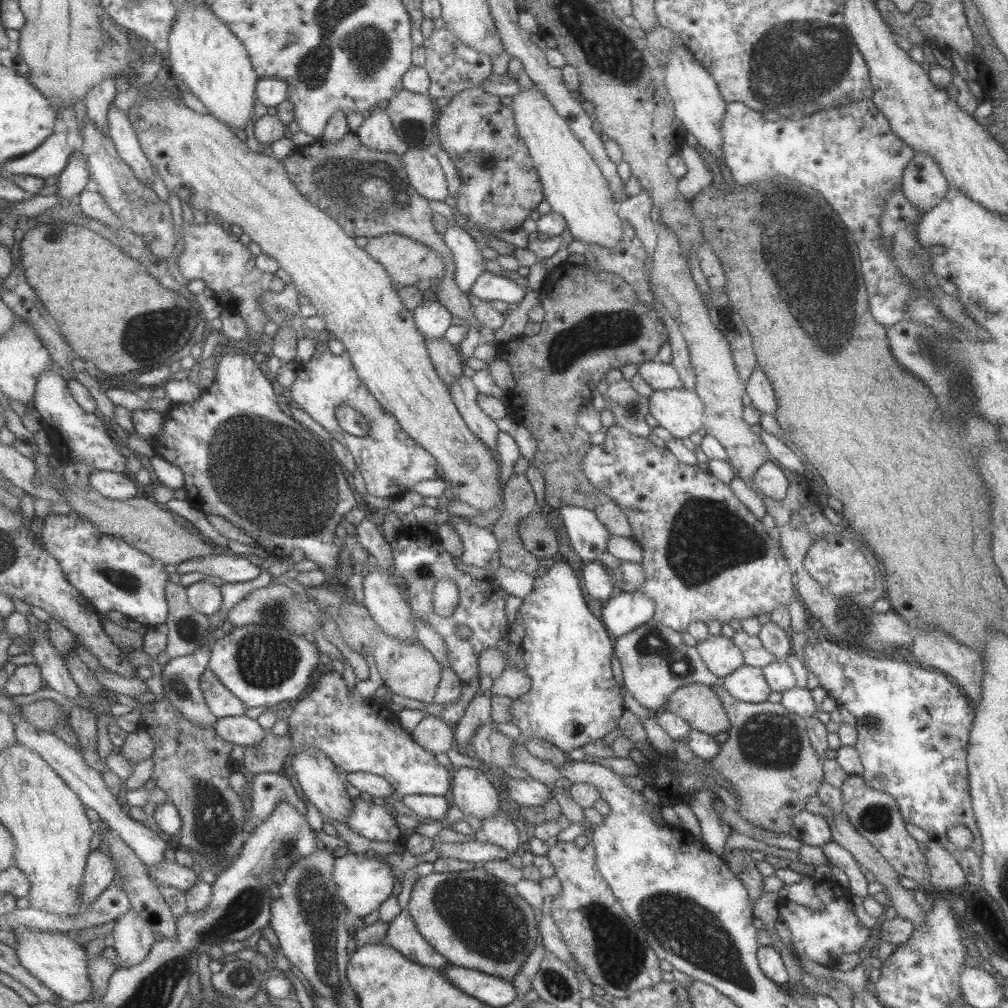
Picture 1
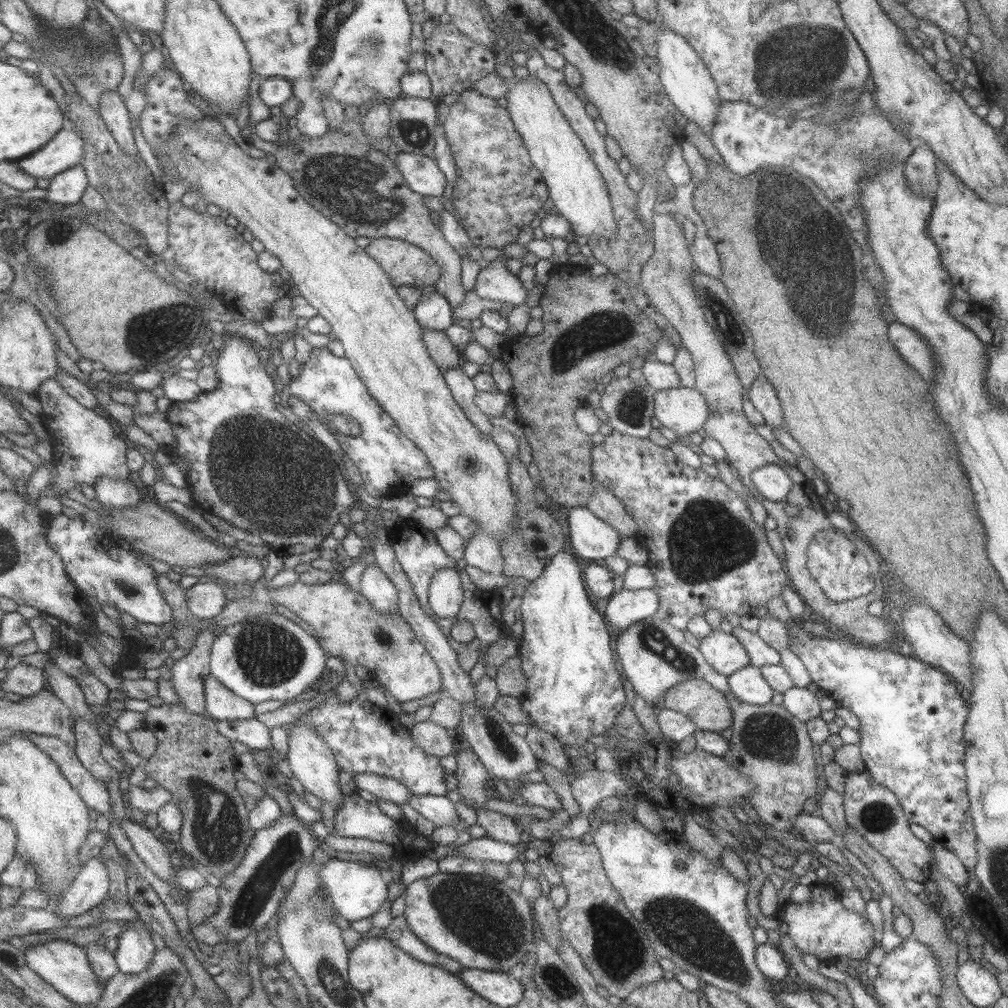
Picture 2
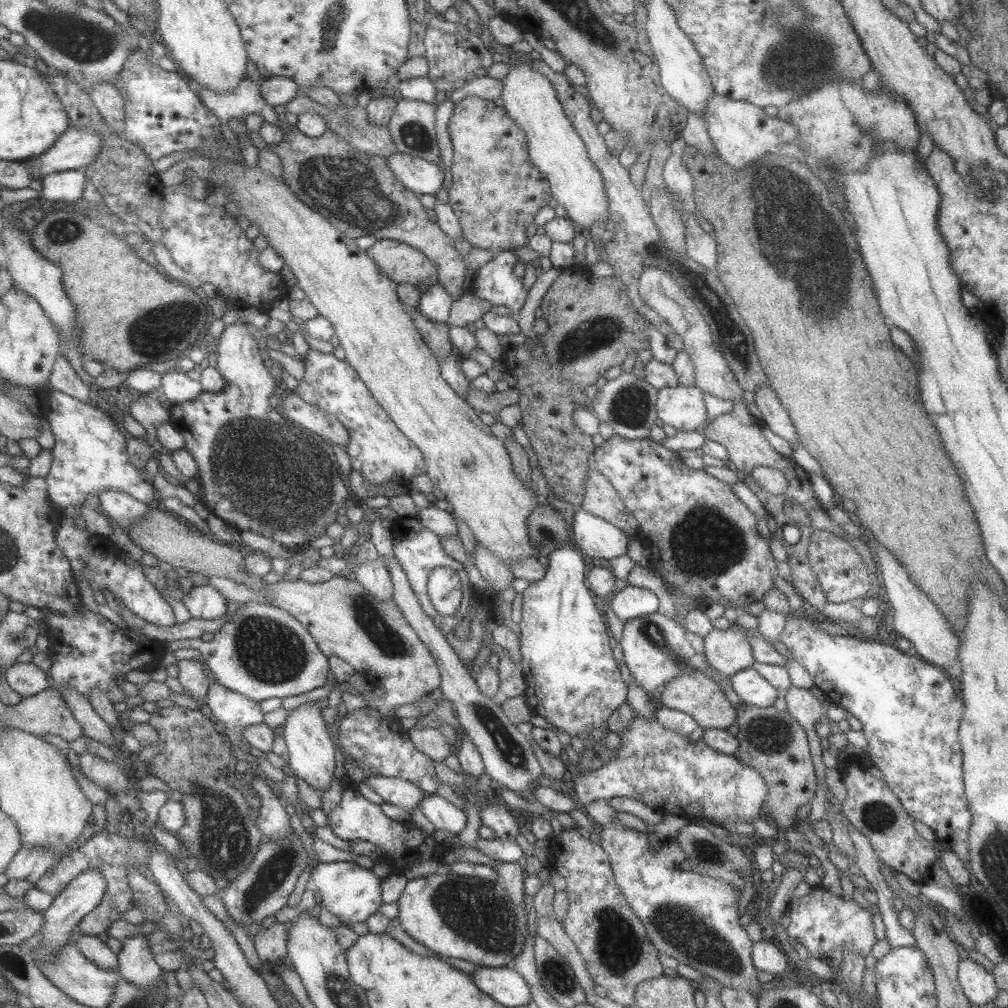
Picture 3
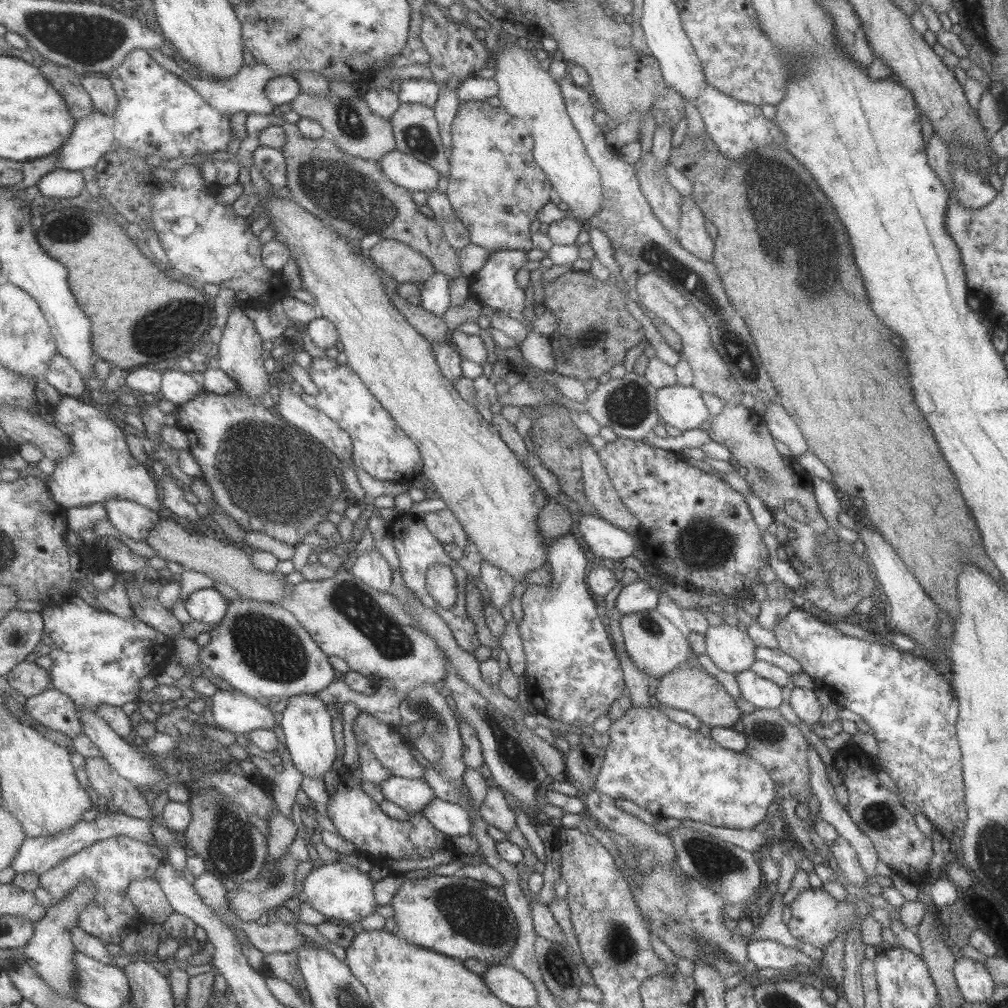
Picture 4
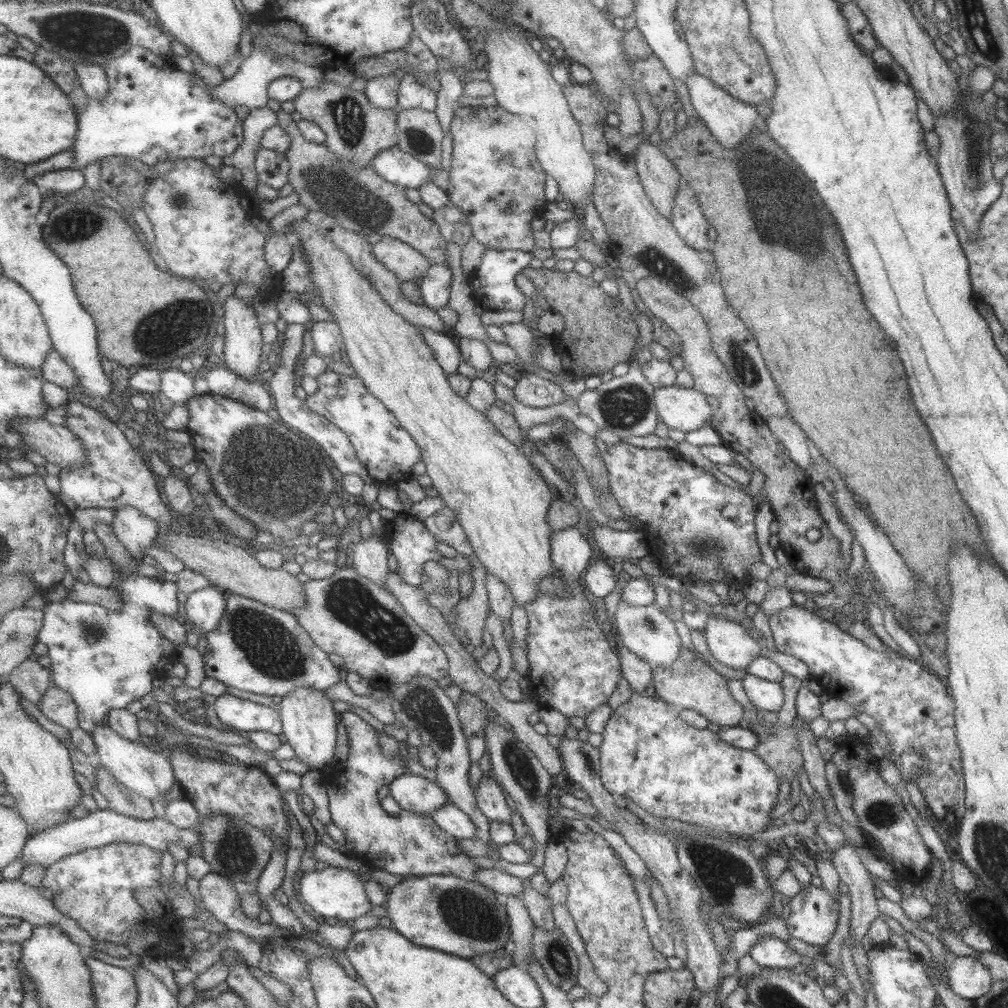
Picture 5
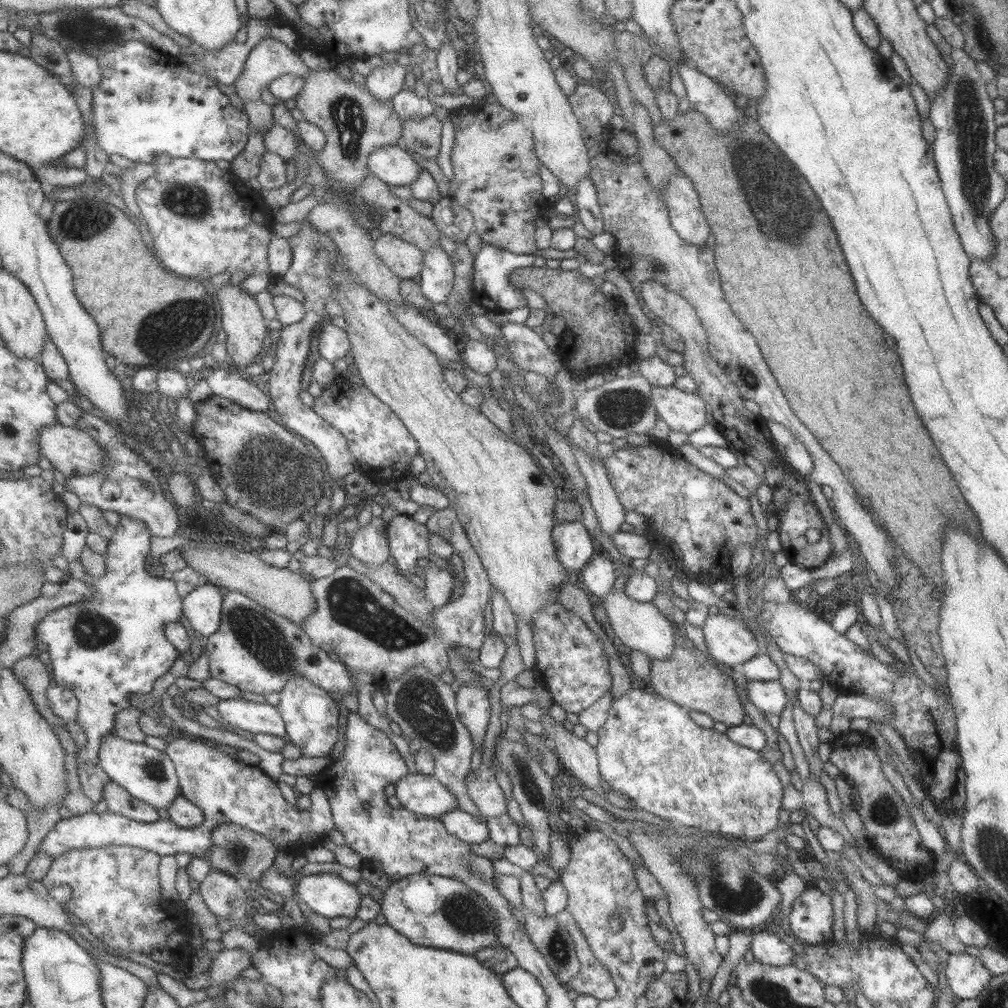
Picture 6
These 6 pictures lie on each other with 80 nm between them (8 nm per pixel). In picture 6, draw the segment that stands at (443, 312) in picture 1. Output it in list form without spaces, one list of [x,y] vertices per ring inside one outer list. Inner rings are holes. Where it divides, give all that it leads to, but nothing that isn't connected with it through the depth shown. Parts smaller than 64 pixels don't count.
[[[432,246],[422,257],[423,268],[416,279],[422,295],[433,304],[445,302],[454,281],[452,261],[440,246]]]

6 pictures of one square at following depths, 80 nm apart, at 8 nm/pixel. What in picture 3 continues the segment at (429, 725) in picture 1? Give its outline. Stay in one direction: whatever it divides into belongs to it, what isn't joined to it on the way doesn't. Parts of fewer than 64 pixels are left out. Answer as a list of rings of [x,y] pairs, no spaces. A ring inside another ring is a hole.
[[[413,726],[406,729],[406,733],[411,739],[413,746],[434,761],[442,761],[451,753],[448,740],[437,727],[418,728]]]

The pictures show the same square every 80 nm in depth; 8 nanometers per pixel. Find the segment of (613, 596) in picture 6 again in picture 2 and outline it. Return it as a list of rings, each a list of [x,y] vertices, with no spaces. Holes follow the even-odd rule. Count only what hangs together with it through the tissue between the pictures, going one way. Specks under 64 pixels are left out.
[[[654,615],[631,624],[617,634],[614,637],[613,648],[617,653],[621,674],[627,678],[634,692],[651,706],[654,706],[663,692],[693,678],[701,678],[719,692],[731,695],[727,677],[715,672],[703,659],[699,650],[685,642],[683,631],[673,628],[663,620],[655,618]]]

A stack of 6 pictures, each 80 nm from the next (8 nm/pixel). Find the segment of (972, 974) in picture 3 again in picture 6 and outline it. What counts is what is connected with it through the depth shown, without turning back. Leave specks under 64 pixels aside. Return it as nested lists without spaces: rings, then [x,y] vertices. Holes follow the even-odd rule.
[[[967,953],[950,954],[946,961],[945,978],[957,999],[976,998],[987,987],[991,974],[981,960]]]

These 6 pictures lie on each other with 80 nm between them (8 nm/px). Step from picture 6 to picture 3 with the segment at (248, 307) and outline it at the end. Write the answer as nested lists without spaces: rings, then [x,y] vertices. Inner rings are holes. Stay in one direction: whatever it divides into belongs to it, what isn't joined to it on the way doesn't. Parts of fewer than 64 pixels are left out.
[[[243,321],[225,326],[218,341],[217,367],[226,378],[227,386],[219,392],[204,390],[195,401],[172,404],[169,408],[171,422],[185,438],[184,449],[197,462],[196,477],[204,488],[202,511],[212,512],[241,531],[267,536],[295,554],[308,547],[309,541],[324,535],[326,526],[335,523],[337,509],[354,500],[329,454],[301,425],[287,418],[283,420],[271,406],[273,374],[263,364],[262,342],[252,326]]]

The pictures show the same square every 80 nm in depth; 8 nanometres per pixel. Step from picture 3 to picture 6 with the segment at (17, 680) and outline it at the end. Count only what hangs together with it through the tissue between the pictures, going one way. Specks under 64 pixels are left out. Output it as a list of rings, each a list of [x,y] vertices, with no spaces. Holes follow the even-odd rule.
[[[29,656],[15,664],[14,673],[32,696],[41,716],[52,725],[62,727],[64,721],[56,716],[49,702],[48,690],[53,685],[51,665],[46,665],[34,656]]]

